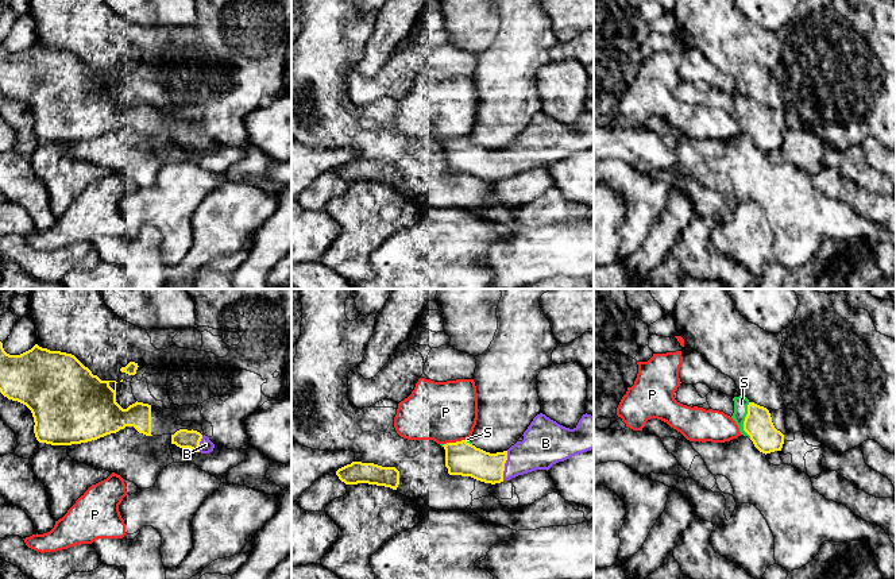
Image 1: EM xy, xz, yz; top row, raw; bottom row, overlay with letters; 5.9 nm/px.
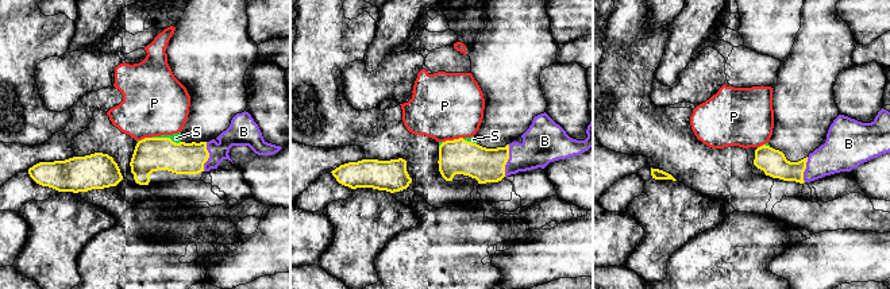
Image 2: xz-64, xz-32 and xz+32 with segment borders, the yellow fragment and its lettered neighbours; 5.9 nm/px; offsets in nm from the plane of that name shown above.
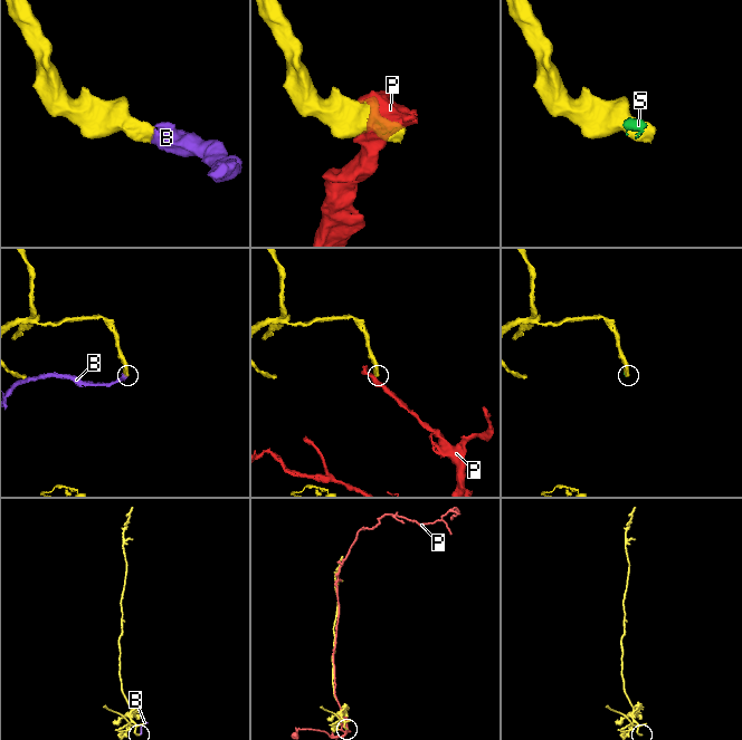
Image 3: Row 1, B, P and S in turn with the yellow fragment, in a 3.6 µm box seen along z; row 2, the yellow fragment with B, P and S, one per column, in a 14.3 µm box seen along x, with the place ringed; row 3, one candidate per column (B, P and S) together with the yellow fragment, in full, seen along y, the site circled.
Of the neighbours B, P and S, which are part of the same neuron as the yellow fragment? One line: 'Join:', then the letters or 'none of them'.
Join: B, S

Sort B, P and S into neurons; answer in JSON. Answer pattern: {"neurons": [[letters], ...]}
{"neurons": [["B", "S"], ["P"]]}

